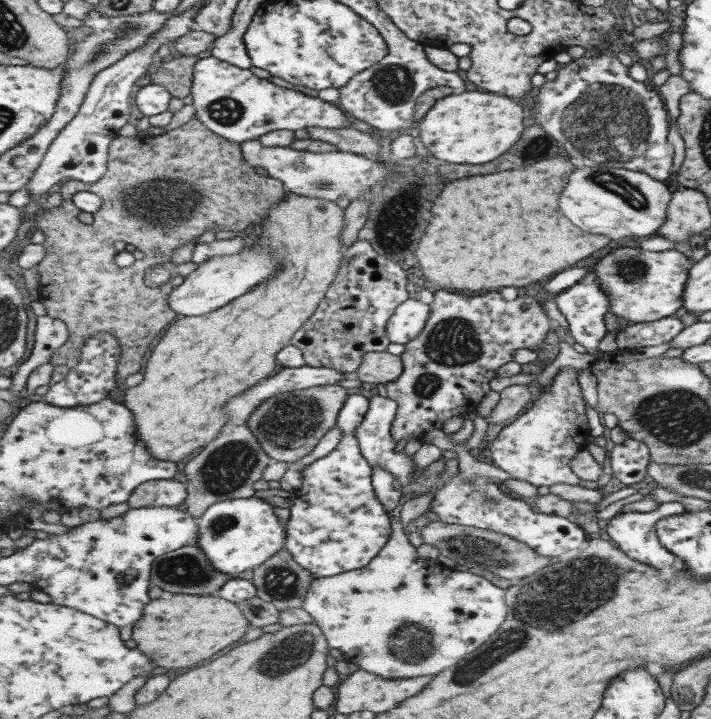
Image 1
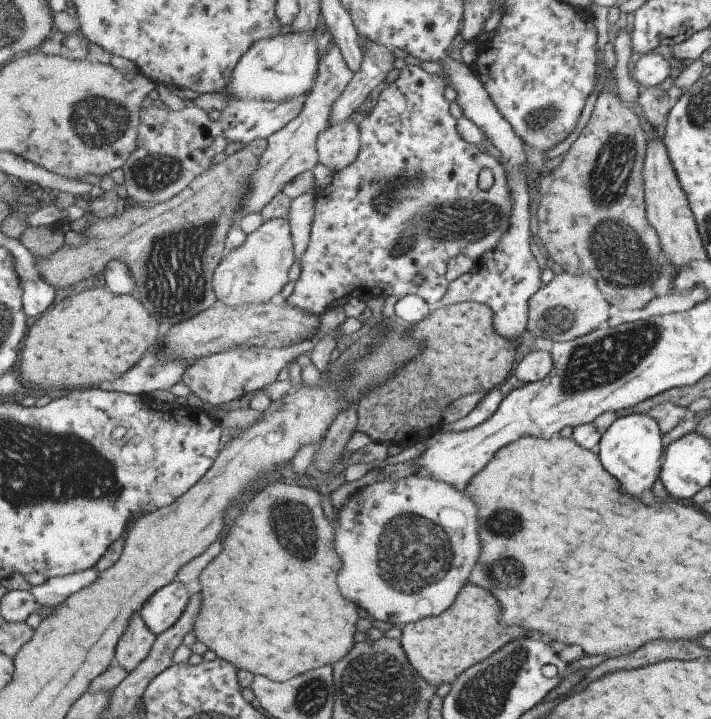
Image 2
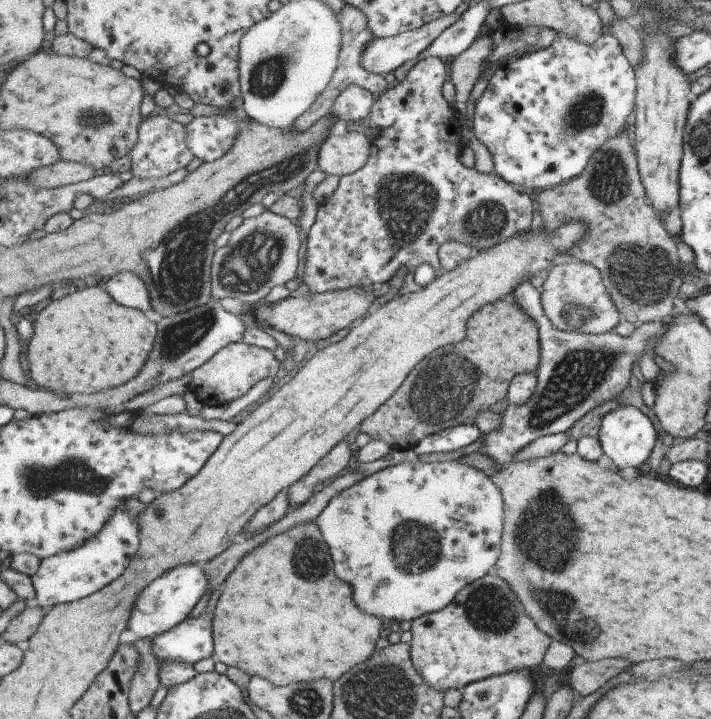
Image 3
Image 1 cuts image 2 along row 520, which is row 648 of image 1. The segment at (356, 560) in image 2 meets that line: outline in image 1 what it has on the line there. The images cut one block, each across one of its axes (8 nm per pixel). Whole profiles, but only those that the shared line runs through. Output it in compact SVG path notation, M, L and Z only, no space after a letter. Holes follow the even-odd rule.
M391 514L393 534L390 536L389 542L382 548L382 551L377 555L366 567L362 569L343 572L339 576L327 576L327 578L316 578L307 591L302 608L305 609L311 616L314 617L316 623L321 628L321 632L327 640L330 648L339 649L349 662L358 665L360 669L372 672L383 678L418 678L418 676L433 676L443 672L445 668L451 668L455 664L462 662L471 654L478 650L482 644L487 643L490 638L502 627L506 622L506 617L509 616L509 591L505 588L495 586L491 580L471 574L460 567L449 568L440 565L435 561L435 558L424 559L418 553L418 548L409 542L407 534L403 532L403 524L399 521L399 514Z

